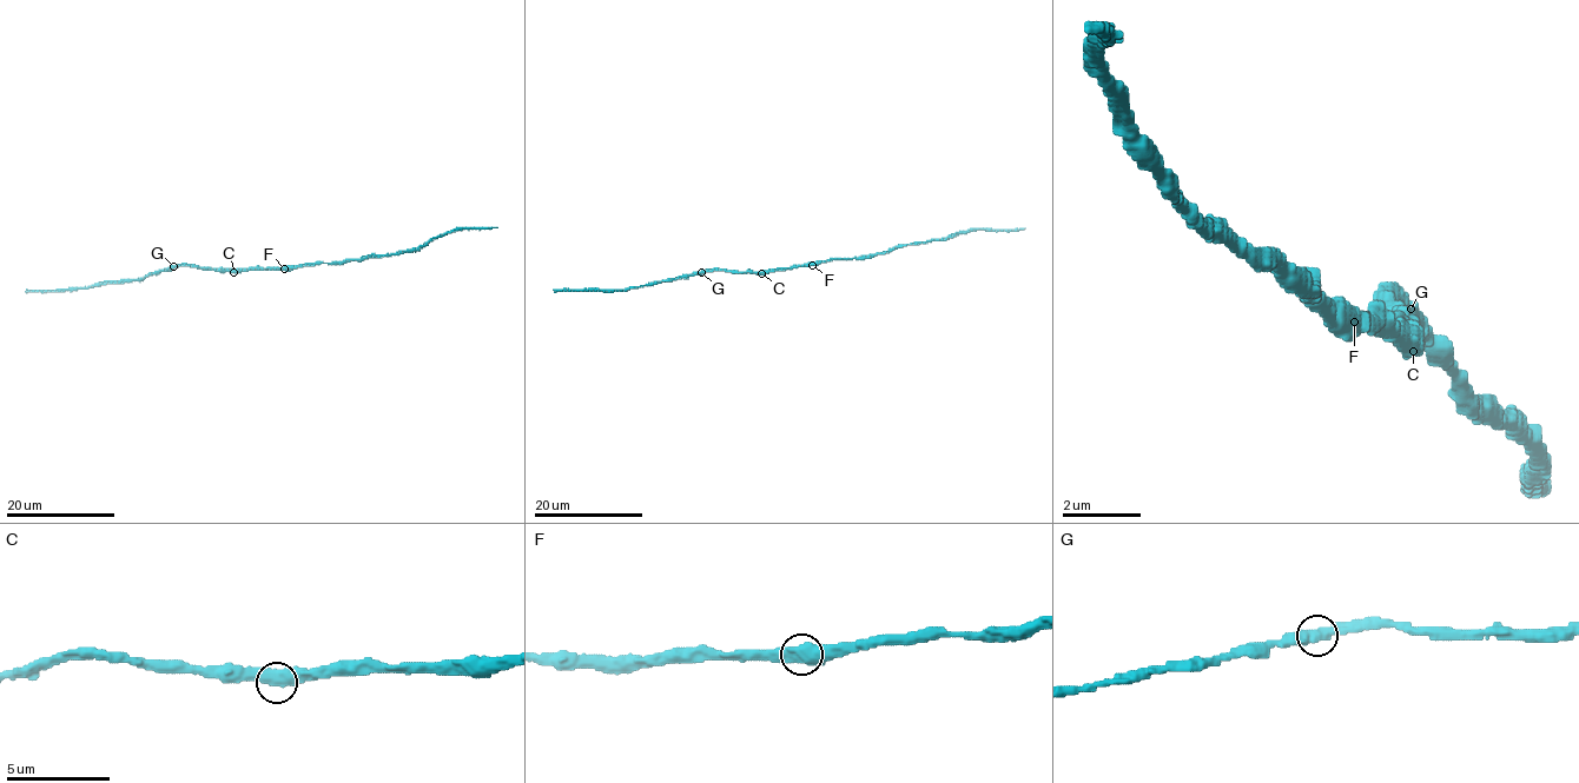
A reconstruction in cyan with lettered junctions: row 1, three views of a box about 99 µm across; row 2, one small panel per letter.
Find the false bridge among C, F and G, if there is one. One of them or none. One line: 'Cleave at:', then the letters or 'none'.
Cleave at: none

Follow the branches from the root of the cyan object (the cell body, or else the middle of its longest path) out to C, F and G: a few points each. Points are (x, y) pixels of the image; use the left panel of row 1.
C: (266, 270), (233, 272)
F: (266, 270), (284, 269)
G: (266, 270), (173, 267)

